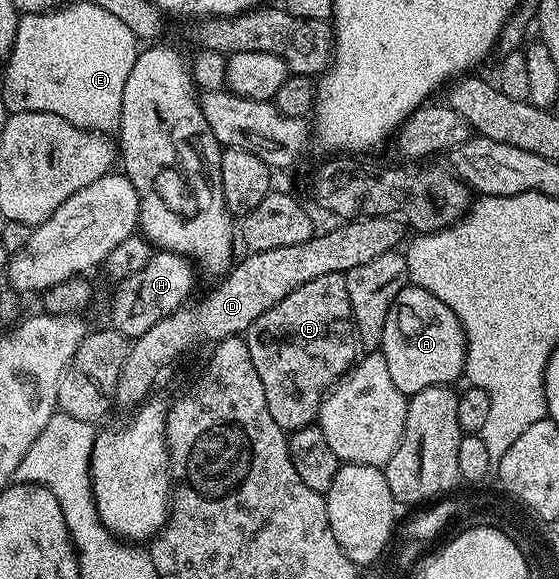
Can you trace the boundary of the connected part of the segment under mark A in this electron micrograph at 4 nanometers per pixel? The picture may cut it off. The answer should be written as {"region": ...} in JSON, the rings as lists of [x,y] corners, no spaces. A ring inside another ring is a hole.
{"region":[[[407,285],[400,289],[392,309],[388,309],[388,321],[384,321],[384,333],[380,354],[388,361],[388,374],[396,389],[407,397],[420,393],[420,389],[457,384],[466,369],[466,334],[462,322],[428,289]]]}

